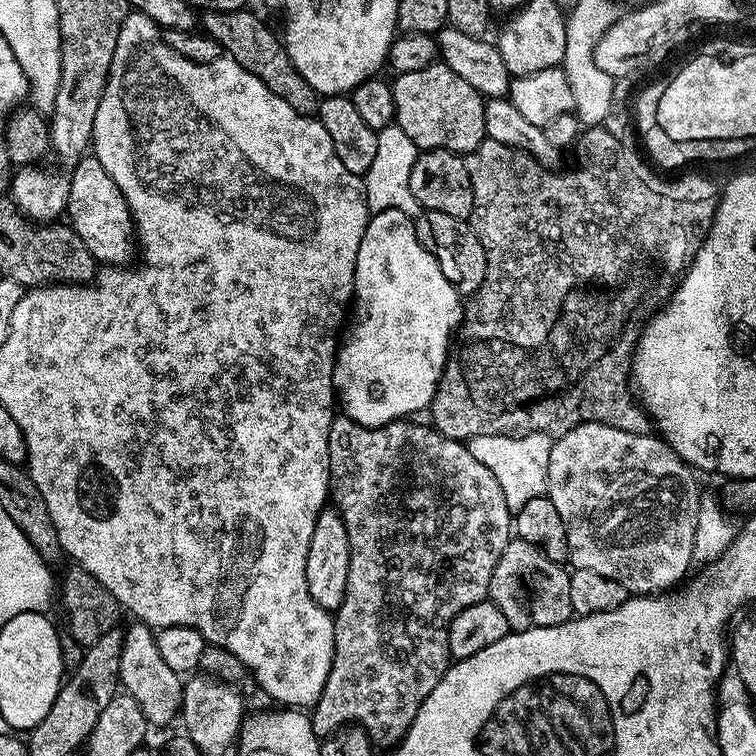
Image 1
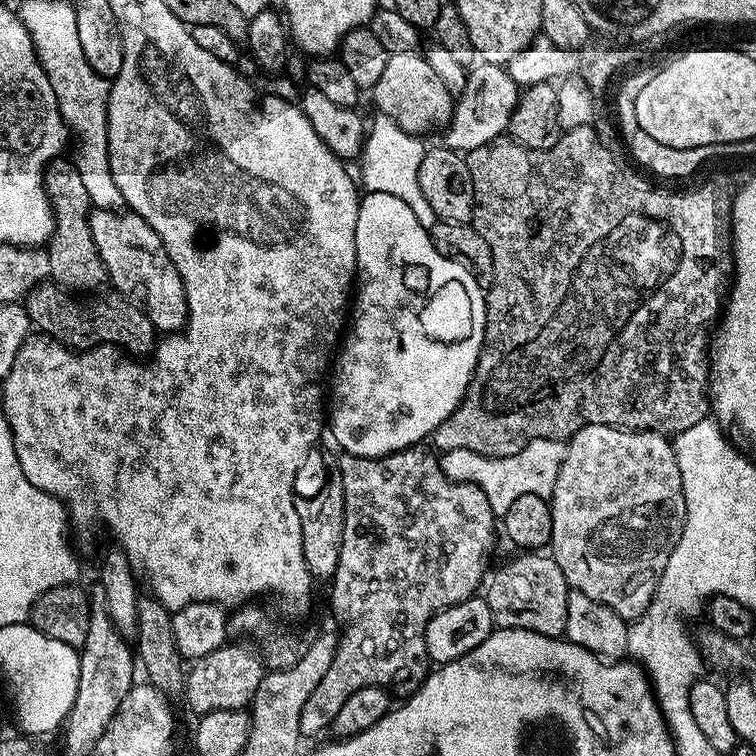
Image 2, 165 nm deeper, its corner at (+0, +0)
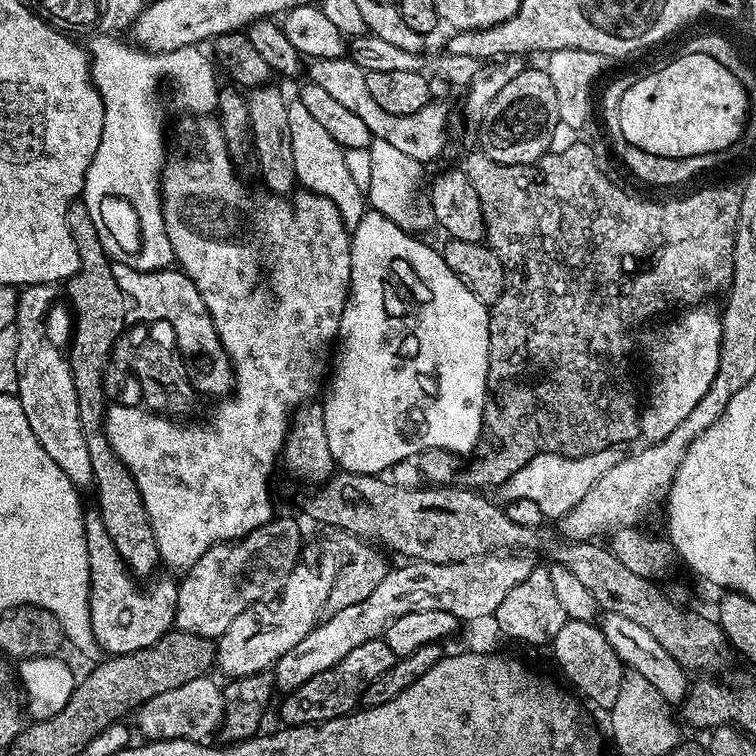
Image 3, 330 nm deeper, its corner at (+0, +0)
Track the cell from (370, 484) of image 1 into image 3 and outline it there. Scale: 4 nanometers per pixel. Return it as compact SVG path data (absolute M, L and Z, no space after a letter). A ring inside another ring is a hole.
M383 638L371 640L350 650L350 654L342 658L342 662L330 666L330 670L322 670L322 674L314 674L310 682L302 682L298 690L287 693L283 697L284 701L280 704L280 716L284 719L283 723L294 728L303 728L325 724L328 720L357 711L366 686L370 686L370 682L374 682L378 674L390 670L390 666L394 666L396 659L398 658L390 650L390 646L386 646Z

